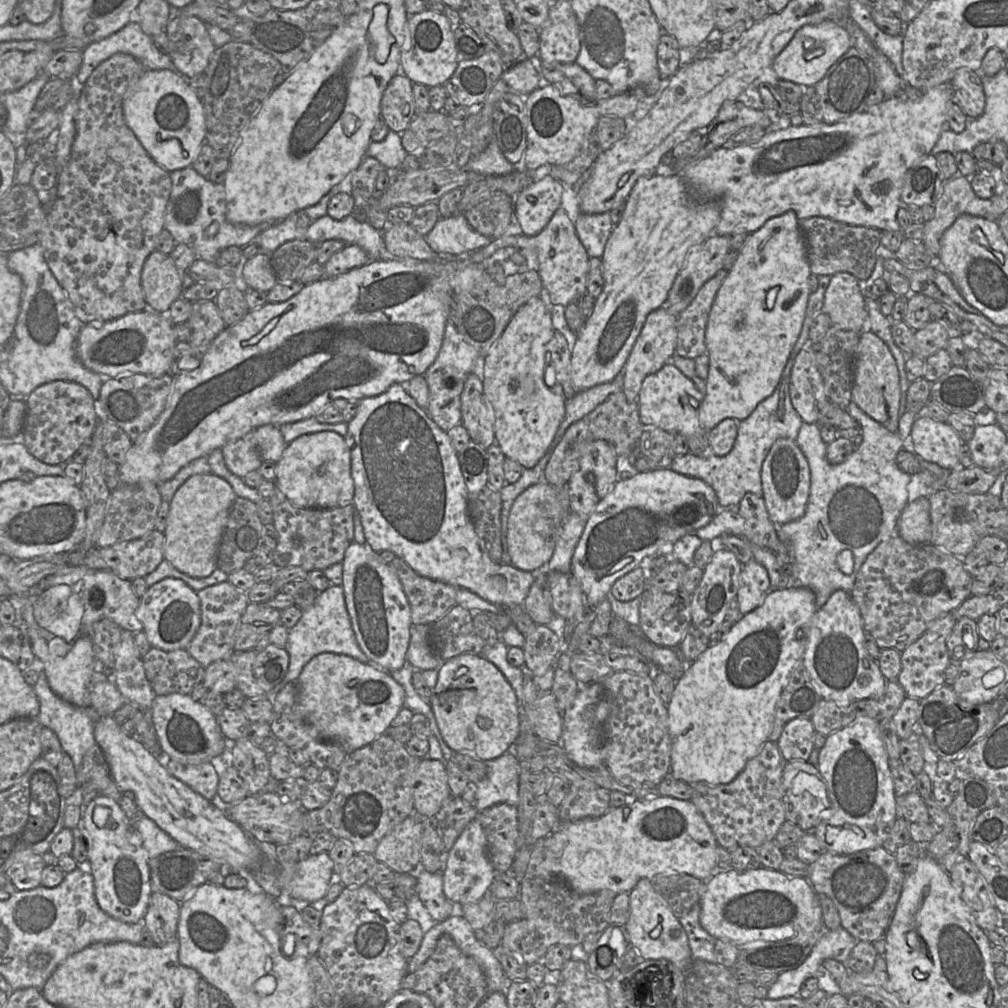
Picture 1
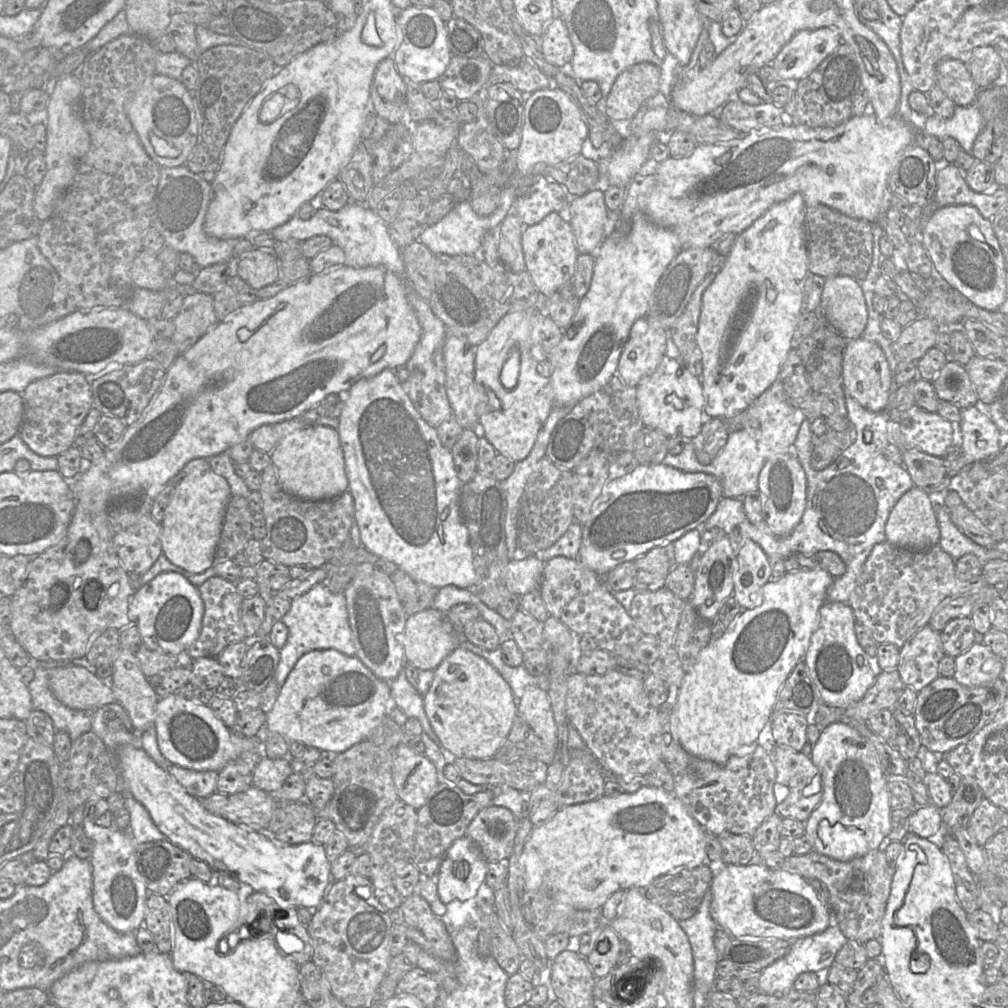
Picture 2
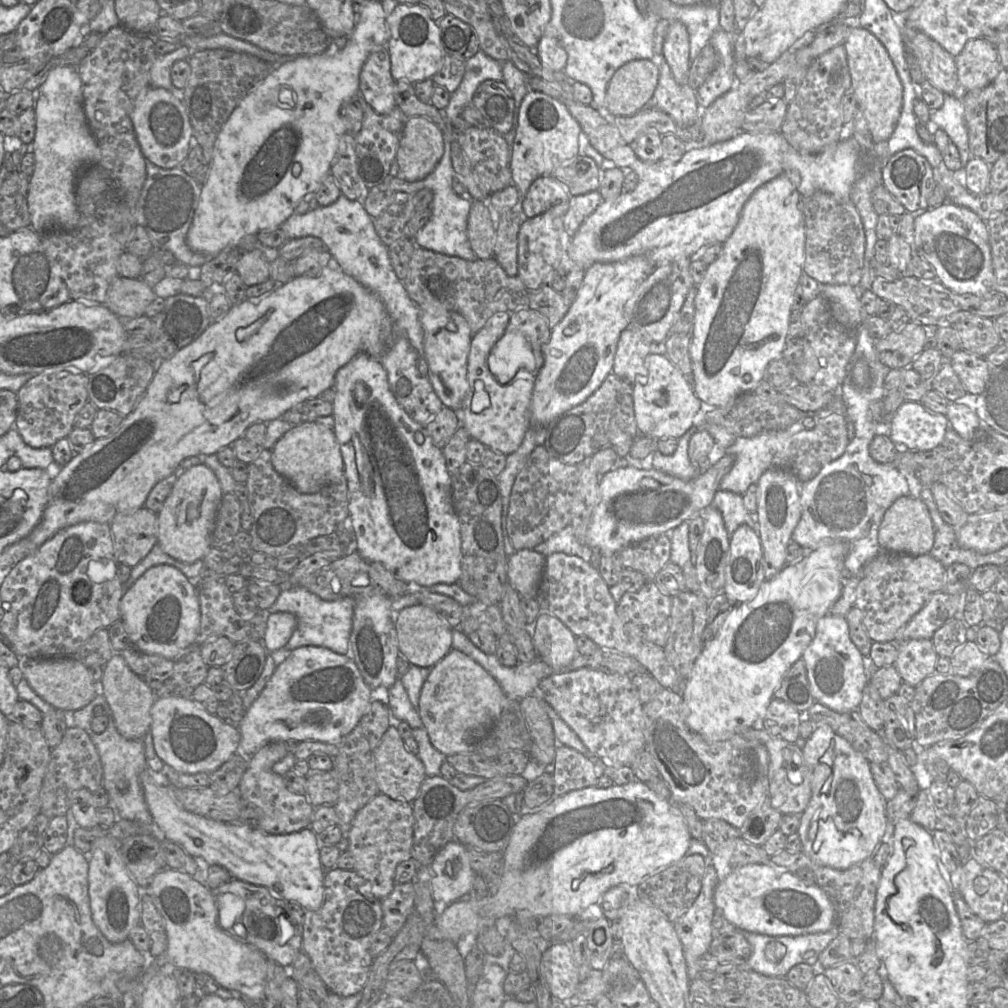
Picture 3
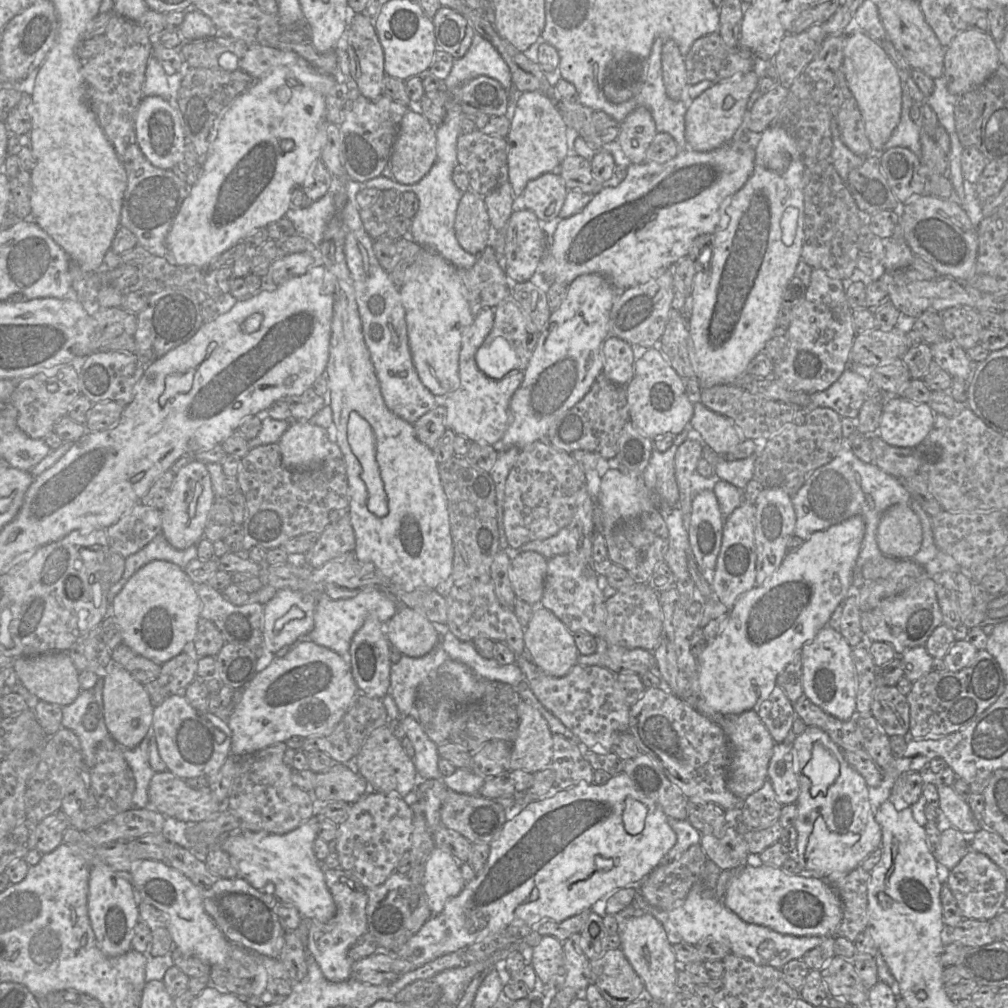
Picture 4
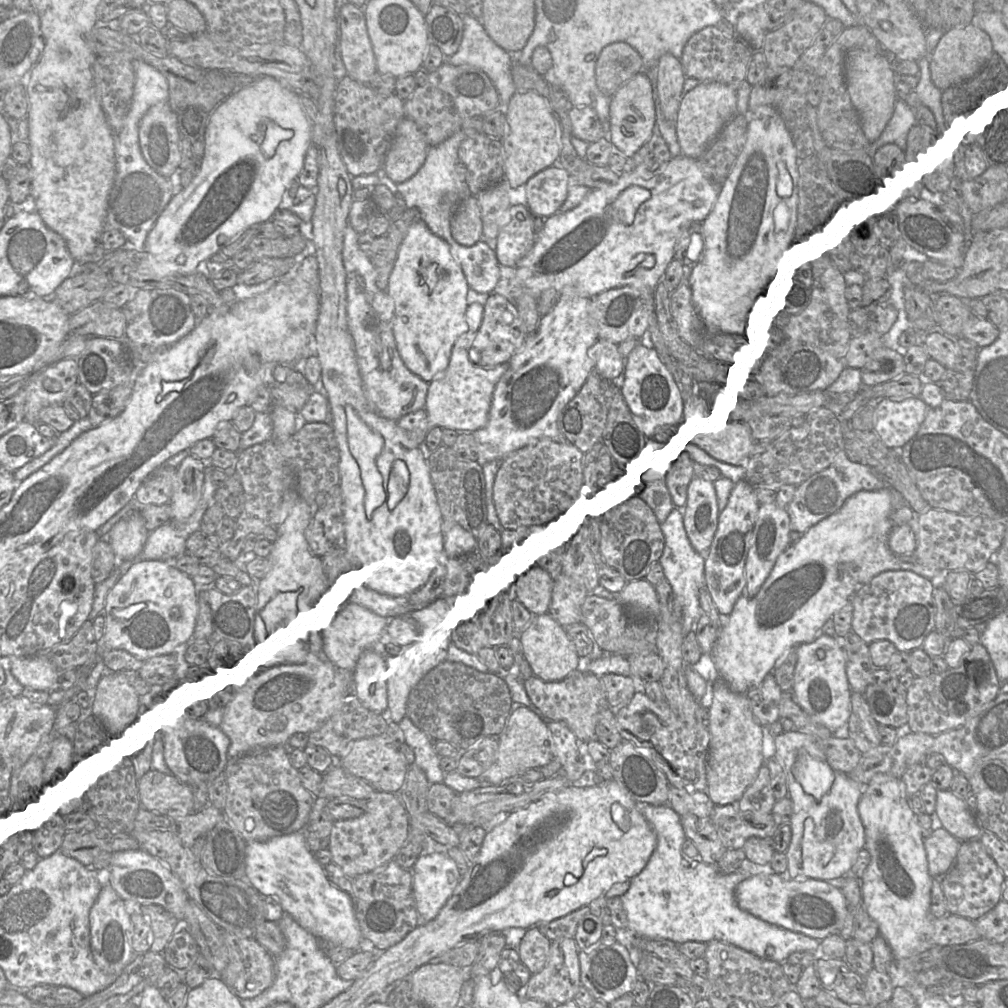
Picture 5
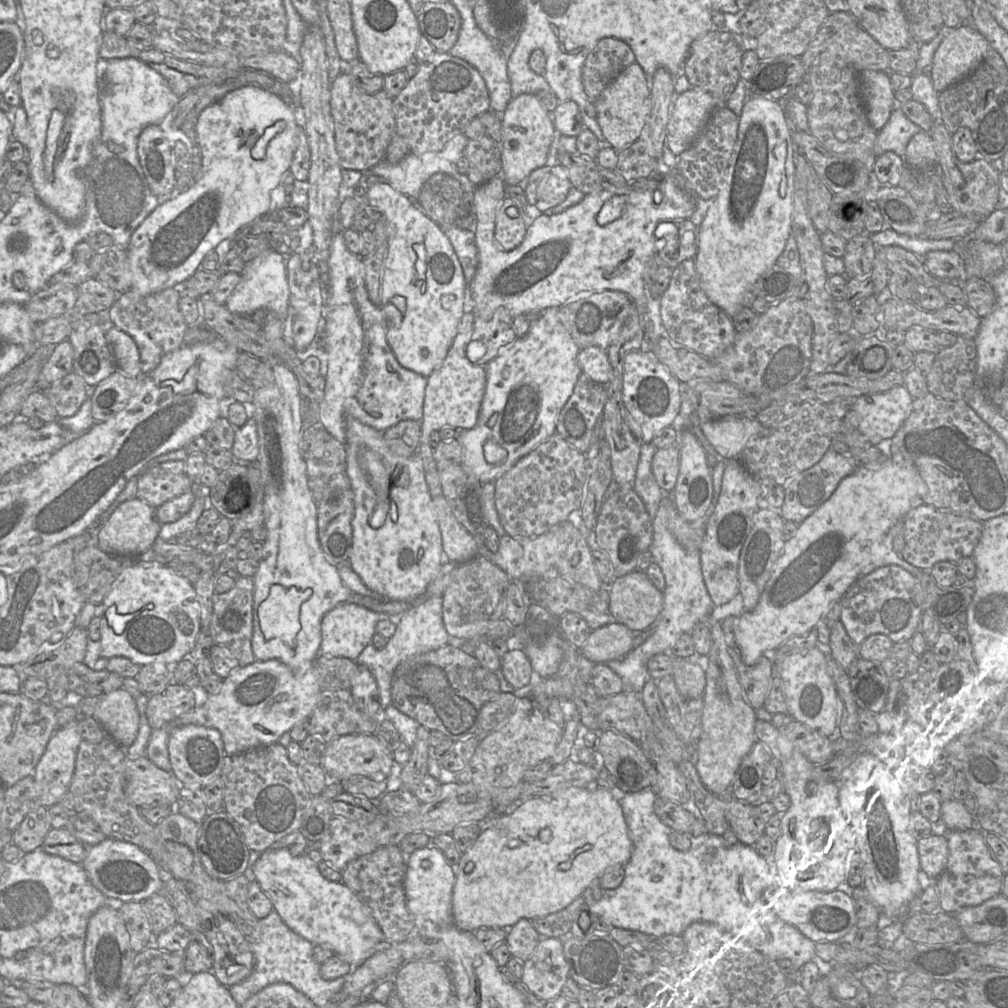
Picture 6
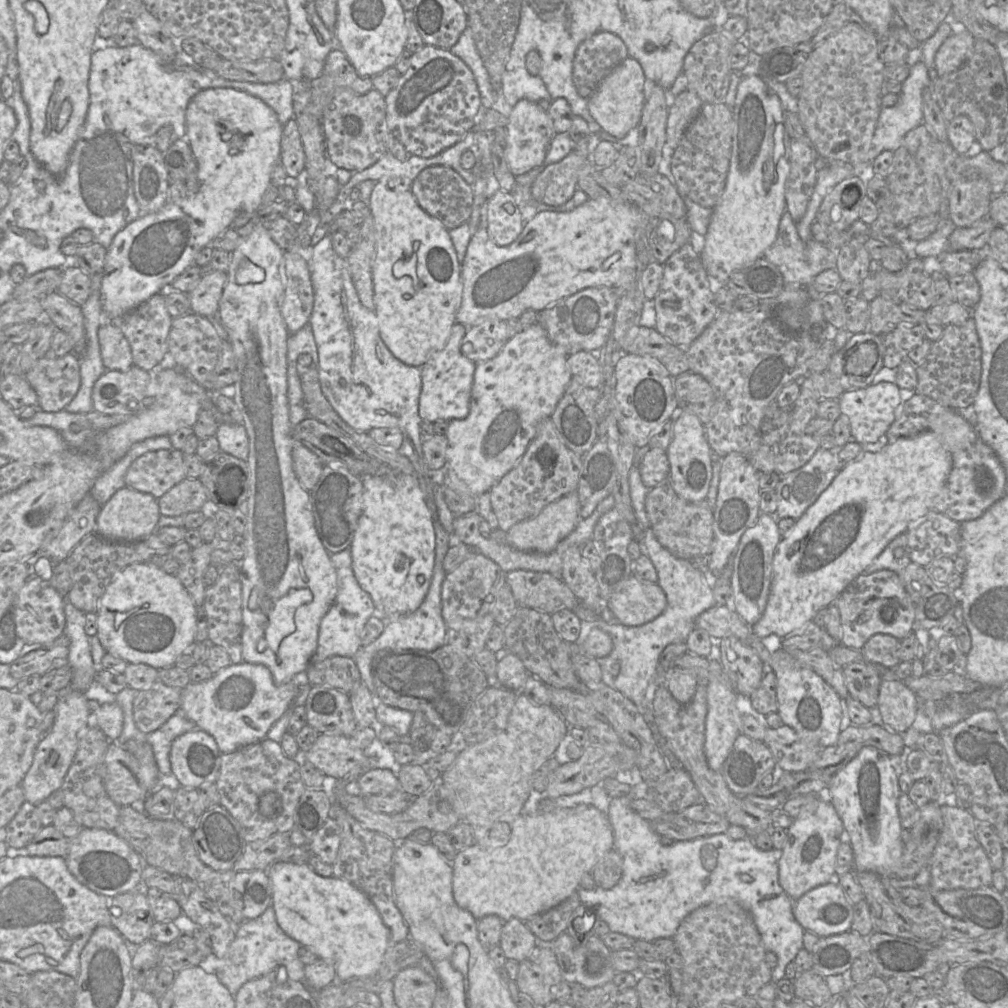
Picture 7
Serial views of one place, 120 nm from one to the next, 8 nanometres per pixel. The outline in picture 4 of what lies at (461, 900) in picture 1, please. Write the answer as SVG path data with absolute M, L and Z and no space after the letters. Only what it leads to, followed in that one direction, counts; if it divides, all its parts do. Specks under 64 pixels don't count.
M435 848L428 858L423 876L428 906L433 915L444 909L446 901L465 885L459 862L448 850Z

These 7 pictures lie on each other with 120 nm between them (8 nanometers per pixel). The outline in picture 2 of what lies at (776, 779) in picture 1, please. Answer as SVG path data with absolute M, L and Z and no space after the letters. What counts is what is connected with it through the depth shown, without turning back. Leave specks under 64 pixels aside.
M669 685L669 697L659 708L663 732L662 760L670 769L674 780L674 794L681 800L688 813L706 832L718 837L727 834L753 836L756 829L776 813L774 784L776 769L762 746L747 755L732 754L724 765L716 764L686 752L670 733L670 712L678 695L678 687Z

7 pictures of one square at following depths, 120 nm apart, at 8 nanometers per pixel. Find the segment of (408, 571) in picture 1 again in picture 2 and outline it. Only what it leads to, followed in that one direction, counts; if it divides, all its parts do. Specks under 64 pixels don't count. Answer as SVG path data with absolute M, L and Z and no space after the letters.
M377 559L373 567L384 573L393 583L407 616L432 607L439 588L414 580L399 566L388 560Z

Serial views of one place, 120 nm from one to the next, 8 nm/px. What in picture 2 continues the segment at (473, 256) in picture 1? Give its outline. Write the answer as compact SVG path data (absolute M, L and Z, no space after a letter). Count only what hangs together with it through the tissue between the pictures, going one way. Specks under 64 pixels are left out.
M558 212L549 213L535 225L524 226L521 243L526 271L541 294L550 297L572 280L579 252L570 223L564 221Z

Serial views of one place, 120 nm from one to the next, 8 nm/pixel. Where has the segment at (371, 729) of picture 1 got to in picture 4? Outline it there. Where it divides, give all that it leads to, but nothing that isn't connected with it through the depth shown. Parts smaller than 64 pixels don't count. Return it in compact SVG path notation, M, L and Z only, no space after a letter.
M306 637L297 642L295 645L291 646L291 649L285 656L279 658L275 657L266 669L257 672L252 680L249 683L243 685L243 687L246 687L246 689L242 695L242 698L239 704L236 706L235 710L233 711L232 715L230 716L229 722L227 722L227 725L232 731L232 743L230 753L235 757L253 754L277 743L285 743L293 736L308 738L312 736L327 736L331 734L334 728L337 726L337 724L340 722L340 720L349 709L356 694L360 692L358 691L358 687L352 676L350 668L350 654L349 661L346 661L343 657L341 657L334 651L324 646L315 644L314 642L309 641Z

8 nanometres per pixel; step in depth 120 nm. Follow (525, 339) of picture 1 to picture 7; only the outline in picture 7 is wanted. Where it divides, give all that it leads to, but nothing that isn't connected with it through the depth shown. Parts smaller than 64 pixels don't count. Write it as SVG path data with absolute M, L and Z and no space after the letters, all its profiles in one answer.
M455 322L445 347L433 353L421 369L422 389L419 397L421 420L434 423L437 420L463 419L470 411L471 390L476 364L461 352L461 341L467 326Z

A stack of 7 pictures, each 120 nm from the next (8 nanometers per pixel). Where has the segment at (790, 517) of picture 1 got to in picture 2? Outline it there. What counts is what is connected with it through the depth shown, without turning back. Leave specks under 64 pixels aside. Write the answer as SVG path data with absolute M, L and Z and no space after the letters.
M791 452L772 456L763 466L758 479L765 508L765 524L777 536L789 534L801 521L807 498L806 473L798 458Z

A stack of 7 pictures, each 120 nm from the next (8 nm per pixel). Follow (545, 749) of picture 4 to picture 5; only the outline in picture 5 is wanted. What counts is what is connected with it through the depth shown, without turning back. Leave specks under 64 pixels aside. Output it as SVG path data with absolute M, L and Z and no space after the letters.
M513 701L506 725L498 735L497 758L480 777L477 777L481 780L481 786L497 786L510 776L528 768L540 768L553 759L552 739L546 721L527 706Z

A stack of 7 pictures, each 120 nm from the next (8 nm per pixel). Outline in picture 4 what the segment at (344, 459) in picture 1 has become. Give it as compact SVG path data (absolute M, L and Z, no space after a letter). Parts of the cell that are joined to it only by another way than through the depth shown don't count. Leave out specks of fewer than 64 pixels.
M290 420L278 444L285 467L309 470L321 465L335 442L334 424L324 429L306 420Z

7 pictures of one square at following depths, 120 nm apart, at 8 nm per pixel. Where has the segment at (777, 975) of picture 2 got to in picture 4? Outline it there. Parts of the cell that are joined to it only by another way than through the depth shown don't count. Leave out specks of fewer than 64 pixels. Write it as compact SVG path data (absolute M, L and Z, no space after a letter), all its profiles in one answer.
M698 882L683 902L672 910L662 910L648 905L637 890L634 906L650 913L662 924L671 944L684 942L697 945L704 940L715 940L727 946L731 953L749 959L756 965L772 966L779 970L791 960L802 959L806 952L824 940L818 936L781 934L765 926L747 923L727 909L722 901L705 890Z

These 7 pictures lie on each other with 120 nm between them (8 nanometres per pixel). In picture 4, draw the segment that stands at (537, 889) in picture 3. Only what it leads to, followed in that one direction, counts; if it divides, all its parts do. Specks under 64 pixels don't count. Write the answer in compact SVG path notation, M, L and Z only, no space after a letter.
M624 772L610 776L609 780L603 785L580 781L578 784L566 789L554 789L546 797L528 803L517 816L506 821L498 836L489 843L490 853L483 869L477 872L472 880L465 883L459 894L446 901L441 913L431 916L422 925L418 932L413 934L393 955L405 963L403 973L406 973L443 955L461 952L467 946L480 941L489 935L502 931L507 927L531 926L543 921L561 922L586 909L590 909L595 902L602 899L606 894L613 890L633 887L638 893L639 885L661 864L664 856L675 845L676 840L676 834L670 827L668 817L663 812L662 808L655 801L637 789Z

